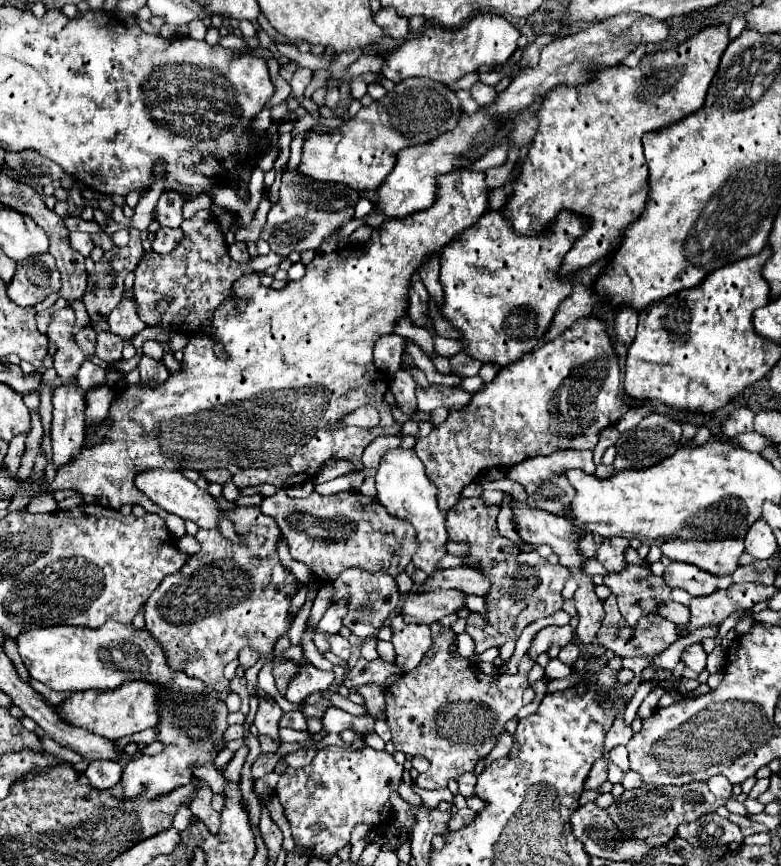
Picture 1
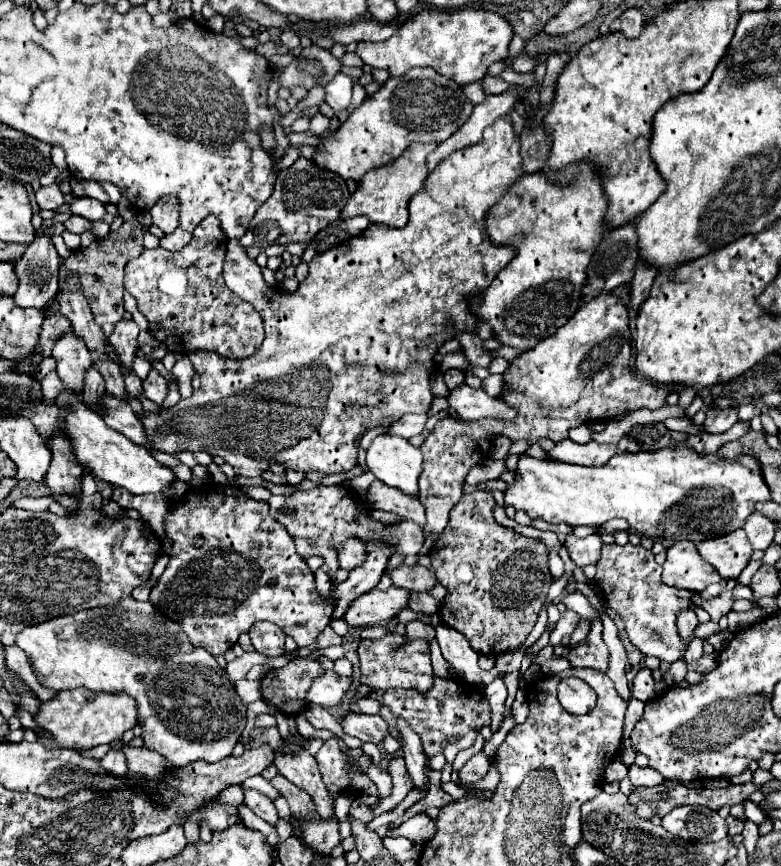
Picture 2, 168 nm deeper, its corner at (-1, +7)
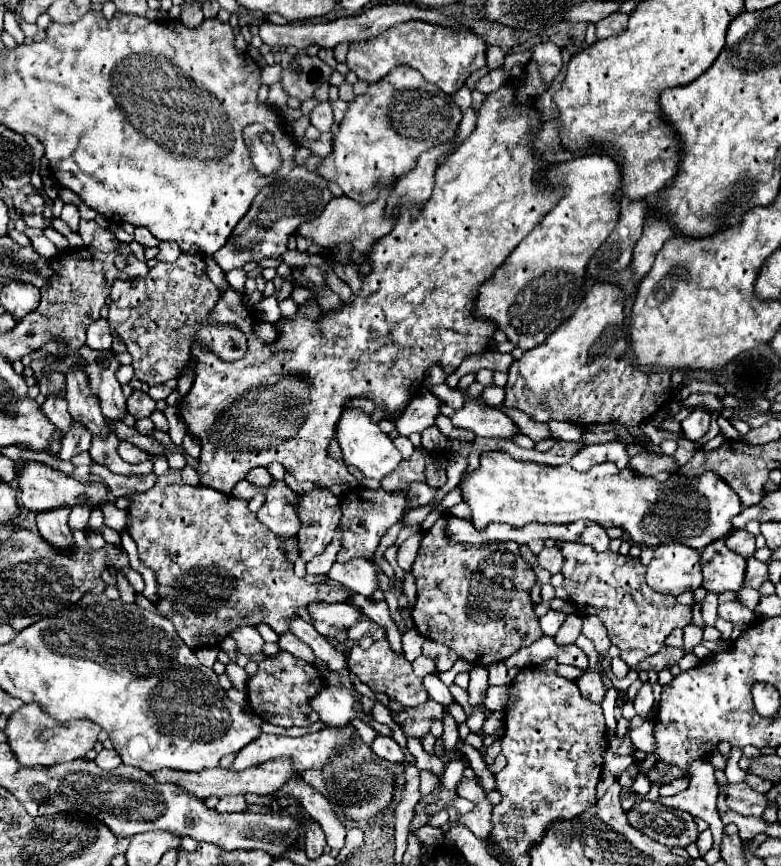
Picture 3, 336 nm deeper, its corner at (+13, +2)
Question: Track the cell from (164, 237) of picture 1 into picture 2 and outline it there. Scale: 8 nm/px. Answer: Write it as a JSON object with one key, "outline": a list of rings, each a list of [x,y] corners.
{"outline":[[[176,228],[176,232],[164,234],[164,236],[162,236],[160,246],[166,248],[166,250],[170,250],[170,252],[176,252],[176,250],[184,248],[184,246],[190,242],[190,238],[192,238],[190,232],[184,232],[182,228]]]}

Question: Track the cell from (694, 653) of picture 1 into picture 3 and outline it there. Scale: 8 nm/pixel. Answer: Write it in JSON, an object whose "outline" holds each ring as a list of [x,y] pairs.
{"outline":[[[564,543],[562,553],[564,589],[568,591],[572,605],[584,615],[596,615],[606,625],[612,645],[620,649],[620,659],[628,667],[634,667],[644,657],[658,653],[670,631],[684,629],[690,623],[690,605],[682,605],[674,597],[656,593],[646,585],[646,567],[640,559],[612,551],[596,553],[582,543]]]}

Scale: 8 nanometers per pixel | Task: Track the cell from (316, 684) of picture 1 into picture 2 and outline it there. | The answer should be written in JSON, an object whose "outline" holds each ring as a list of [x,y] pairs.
{"outline":[[[328,670],[328,672],[324,672],[324,676],[318,676],[312,682],[312,686],[306,694],[306,700],[328,708],[328,706],[334,706],[342,700],[348,686],[350,686],[350,678],[338,676],[334,670]]]}

